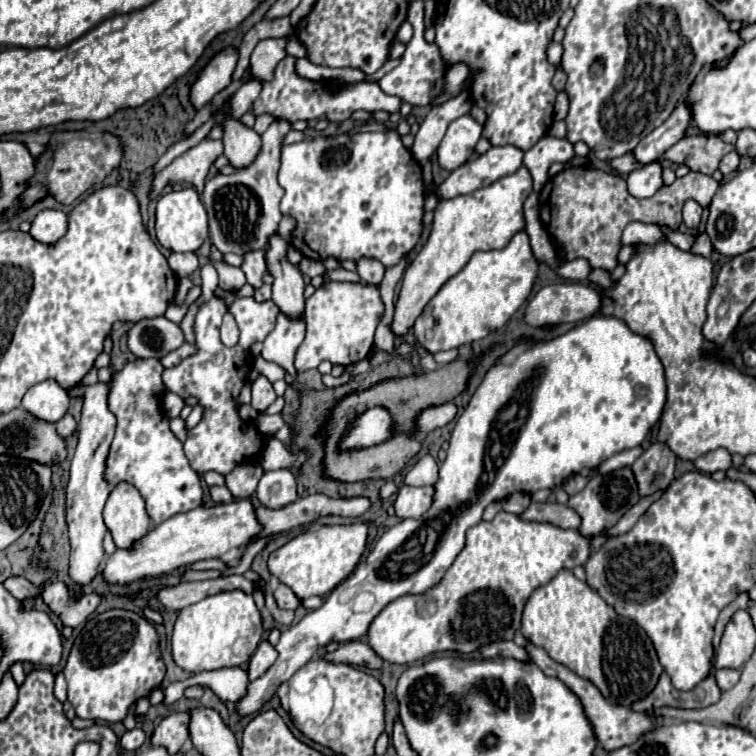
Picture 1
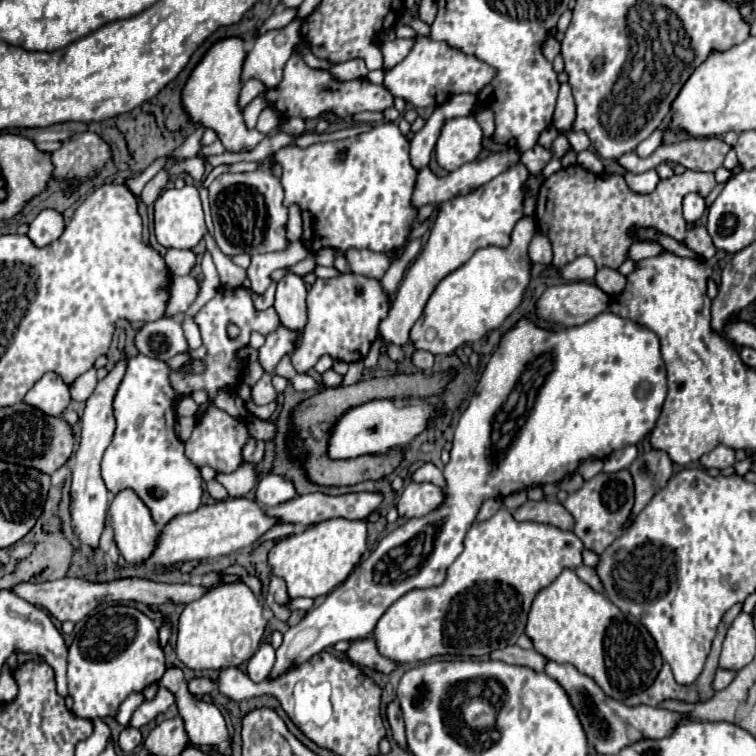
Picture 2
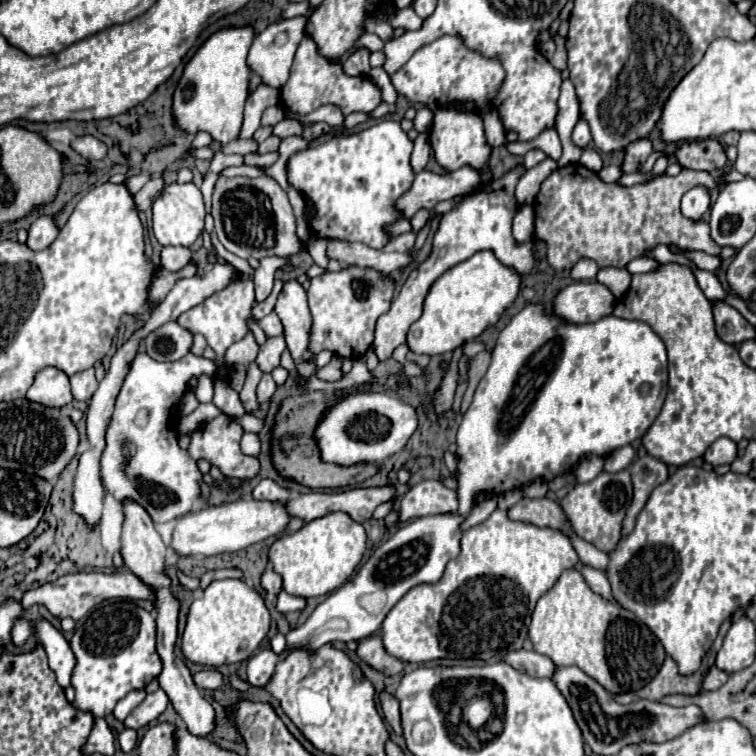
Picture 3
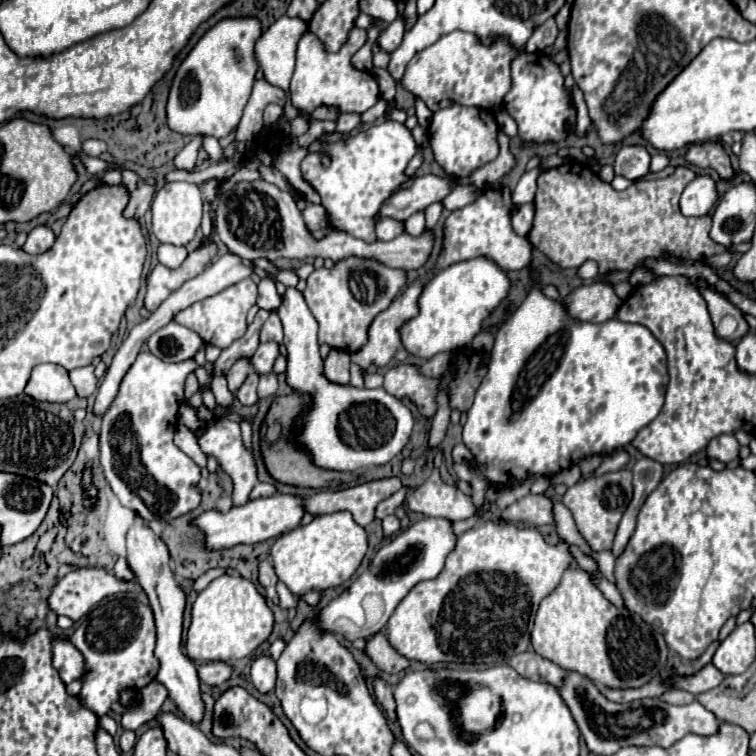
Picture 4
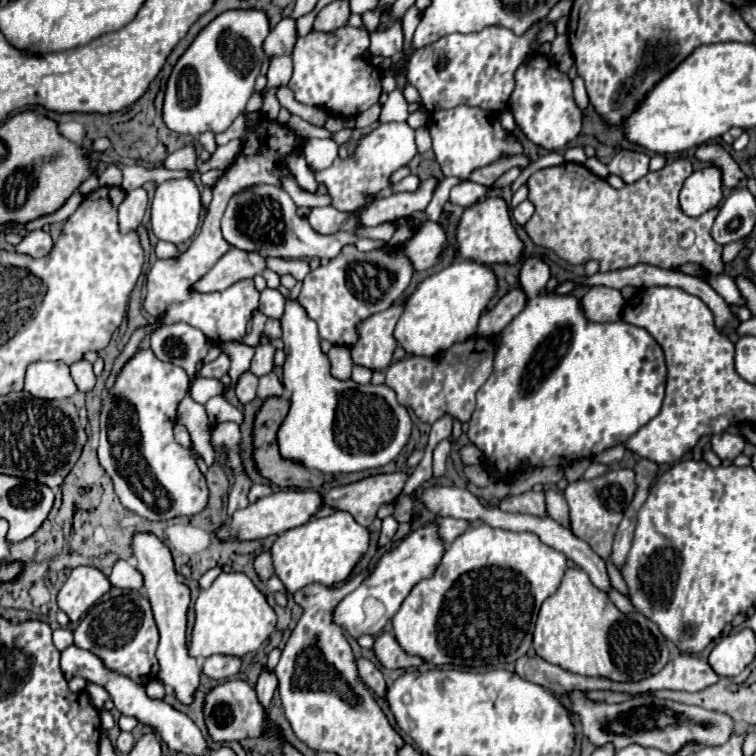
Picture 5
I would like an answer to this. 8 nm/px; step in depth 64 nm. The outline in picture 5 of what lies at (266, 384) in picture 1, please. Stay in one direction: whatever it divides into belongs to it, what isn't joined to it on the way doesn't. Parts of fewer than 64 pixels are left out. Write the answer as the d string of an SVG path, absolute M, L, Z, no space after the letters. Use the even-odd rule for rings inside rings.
M274 372L262 376L260 382L258 382L258 398L264 400L264 398L270 398L270 396L284 396L284 386Z

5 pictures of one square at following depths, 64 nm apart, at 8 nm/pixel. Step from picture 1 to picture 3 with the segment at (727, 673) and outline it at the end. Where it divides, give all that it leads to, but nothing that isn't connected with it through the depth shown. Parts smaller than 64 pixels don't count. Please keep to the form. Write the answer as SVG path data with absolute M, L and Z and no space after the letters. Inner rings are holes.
M710 666L710 670L708 670L708 672L704 674L704 678L702 678L702 690L704 690L704 692L716 690L716 688L720 688L720 686L726 682L726 678L728 678L726 672L718 670L716 666Z

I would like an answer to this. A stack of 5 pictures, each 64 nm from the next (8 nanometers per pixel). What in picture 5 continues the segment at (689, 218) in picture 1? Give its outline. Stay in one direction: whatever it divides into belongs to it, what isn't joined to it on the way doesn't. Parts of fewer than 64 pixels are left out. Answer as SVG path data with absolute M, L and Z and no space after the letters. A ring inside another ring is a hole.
M706 164L702 170L692 172L680 192L680 206L688 216L700 216L718 206L724 198L722 170L716 164Z

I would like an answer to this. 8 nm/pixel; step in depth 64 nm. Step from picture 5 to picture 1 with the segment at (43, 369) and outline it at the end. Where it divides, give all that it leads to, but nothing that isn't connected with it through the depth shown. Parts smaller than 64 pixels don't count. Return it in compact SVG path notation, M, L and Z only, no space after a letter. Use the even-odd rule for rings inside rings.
M44 380L34 384L22 398L22 406L30 414L46 422L58 422L66 414L68 404L68 390L64 390L56 380Z

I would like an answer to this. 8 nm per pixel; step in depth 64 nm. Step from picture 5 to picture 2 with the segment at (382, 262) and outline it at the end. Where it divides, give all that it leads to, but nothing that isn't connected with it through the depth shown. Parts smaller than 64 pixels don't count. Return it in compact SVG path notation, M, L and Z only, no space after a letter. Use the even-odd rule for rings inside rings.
M344 272L340 276L322 280L318 278L308 292L308 324L304 328L302 344L292 354L292 364L298 372L314 368L322 354L330 354L334 360L356 362L364 360L370 344L378 336L378 322L388 314L390 298L382 288L382 282L356 272Z

